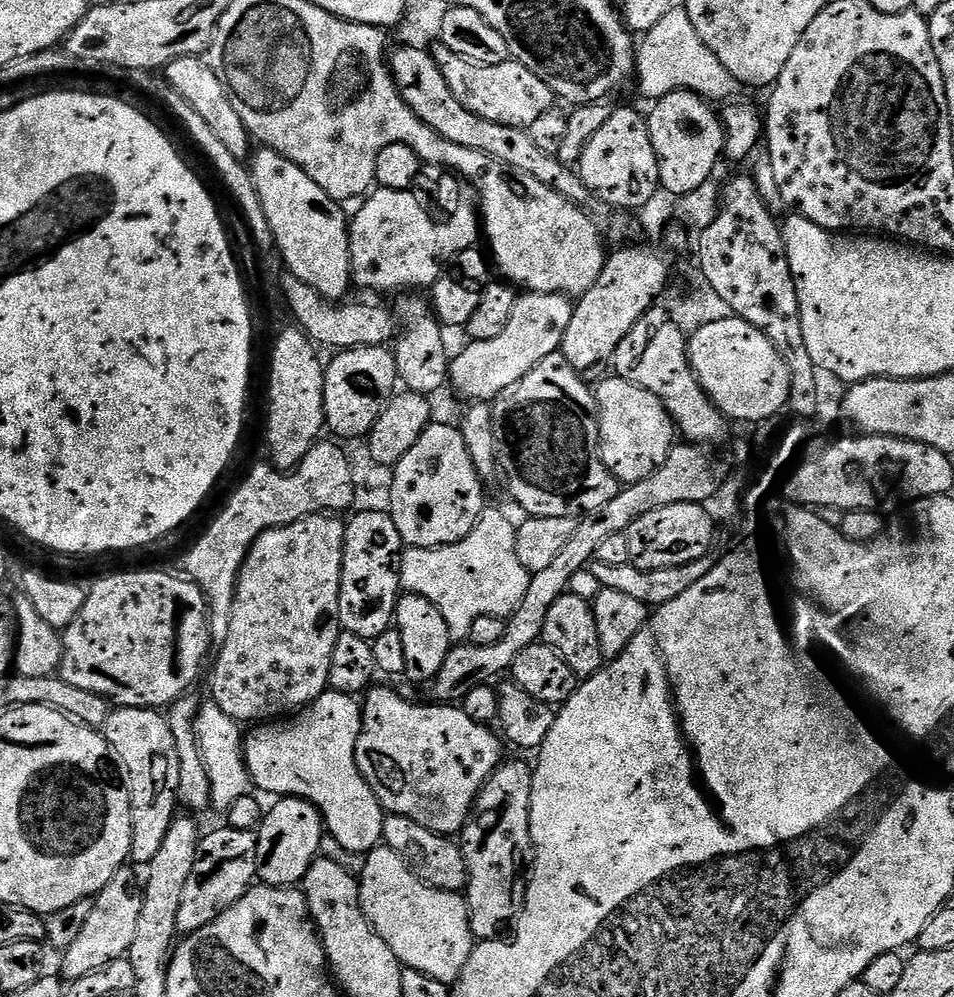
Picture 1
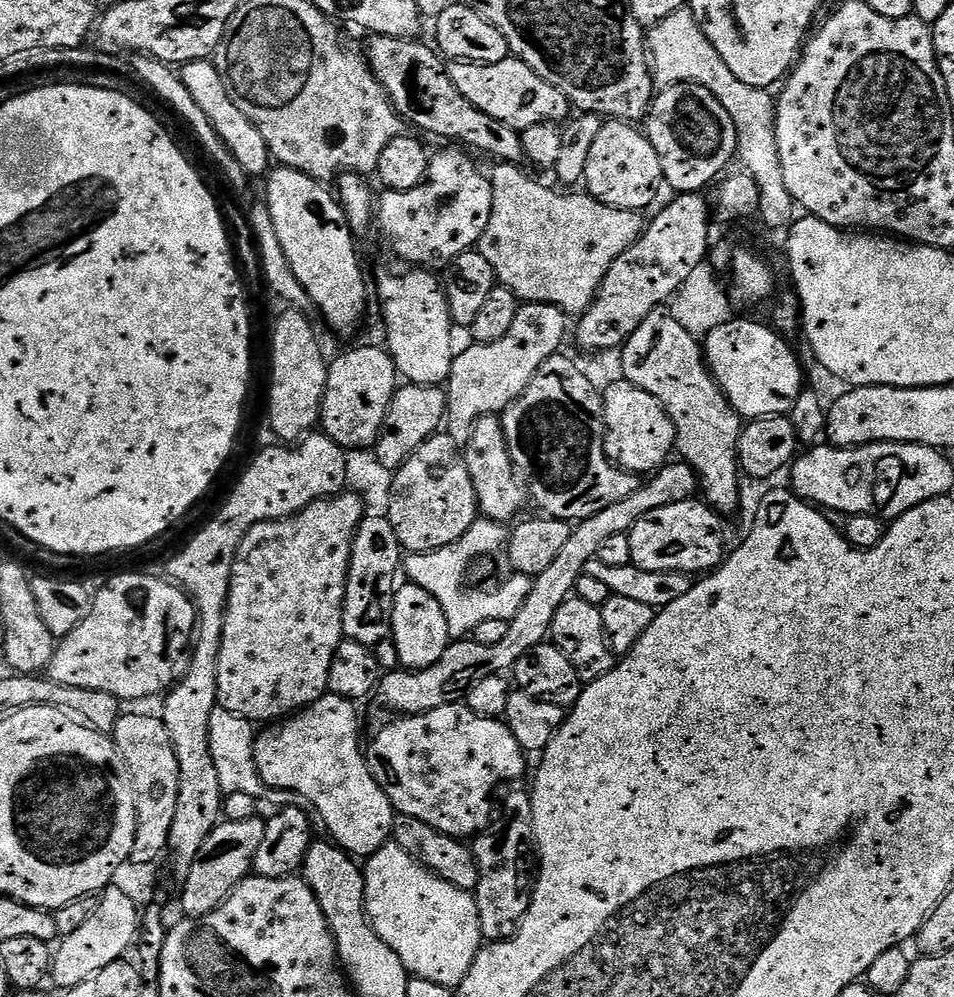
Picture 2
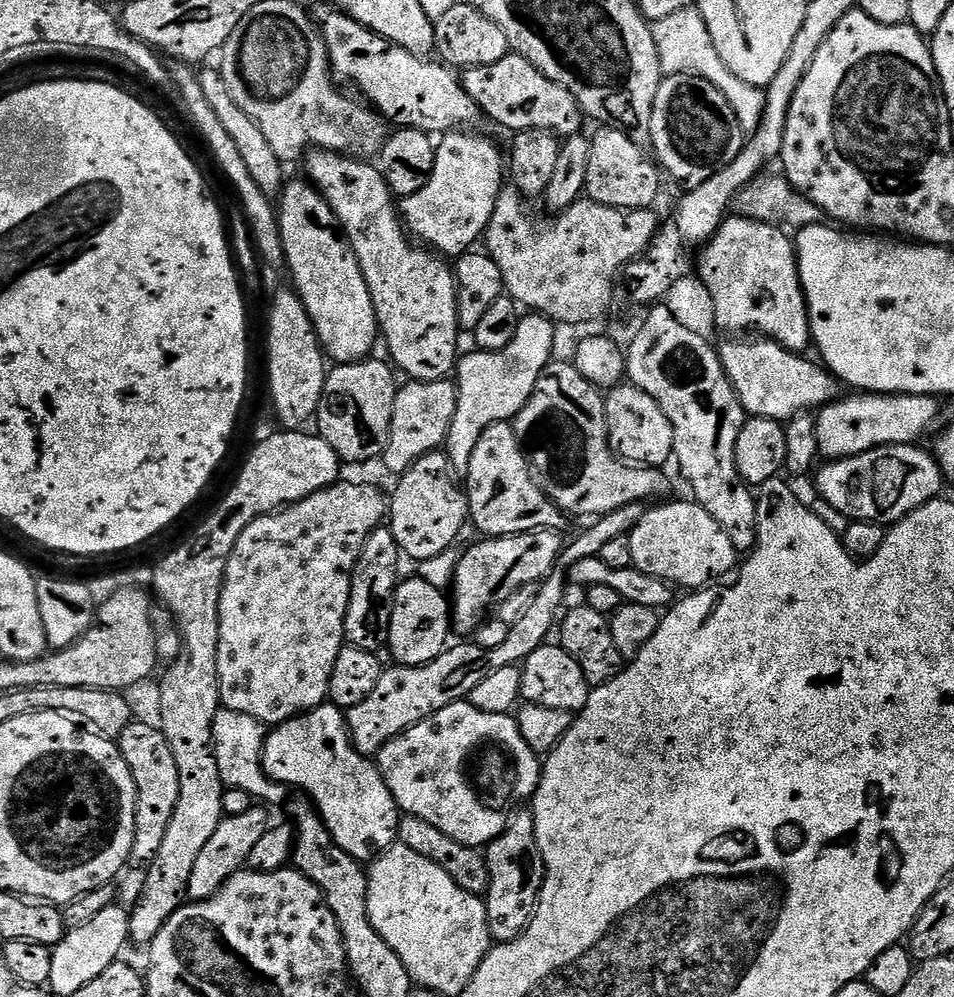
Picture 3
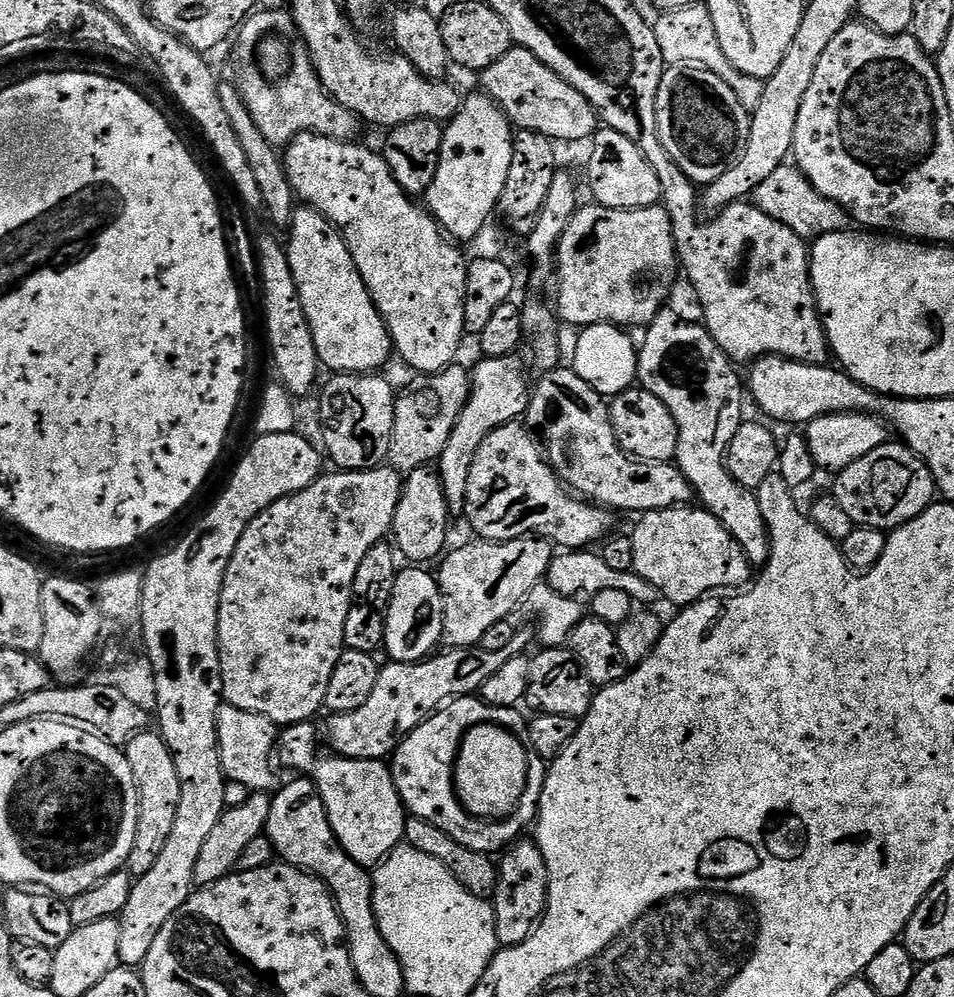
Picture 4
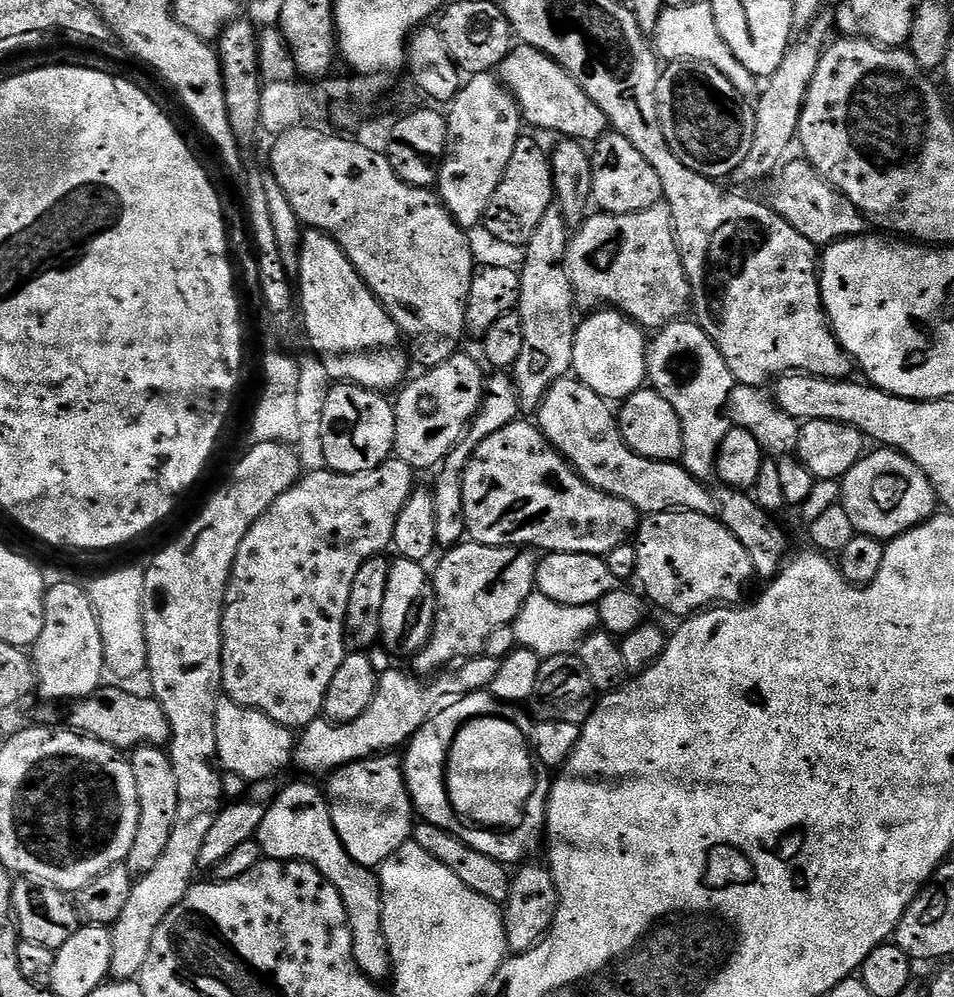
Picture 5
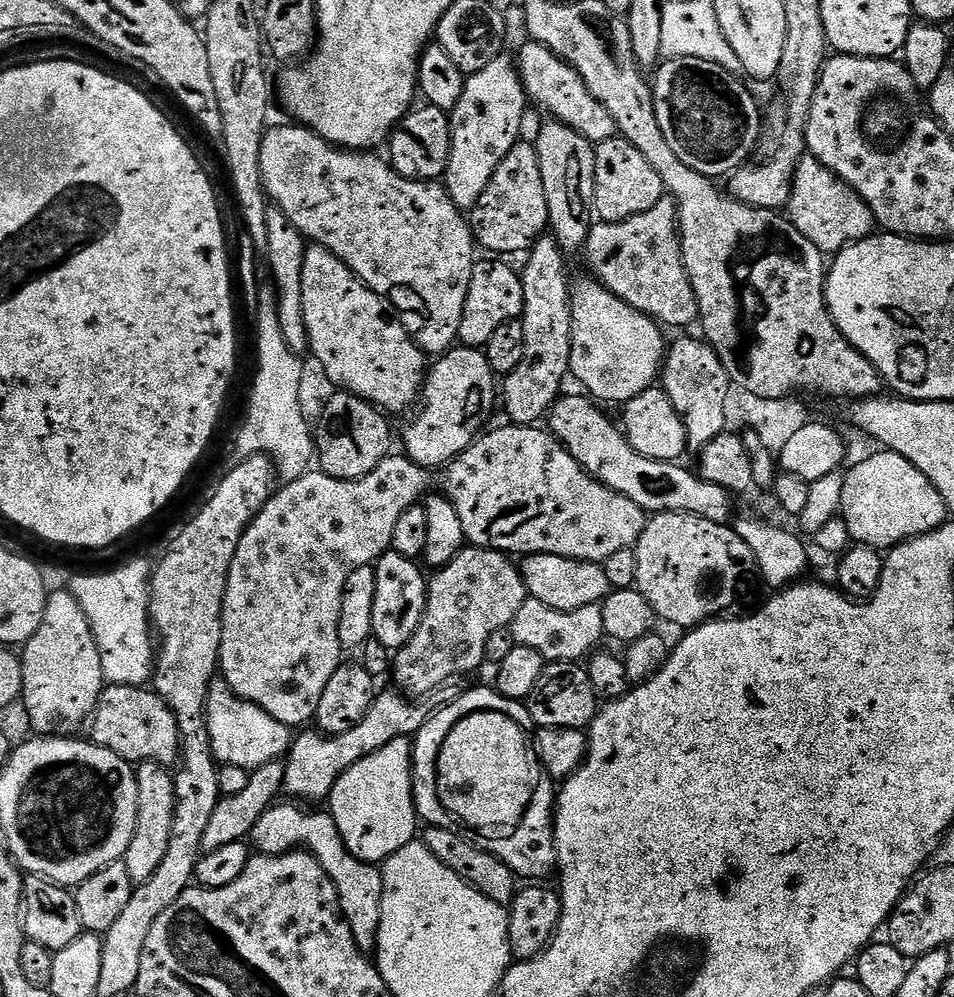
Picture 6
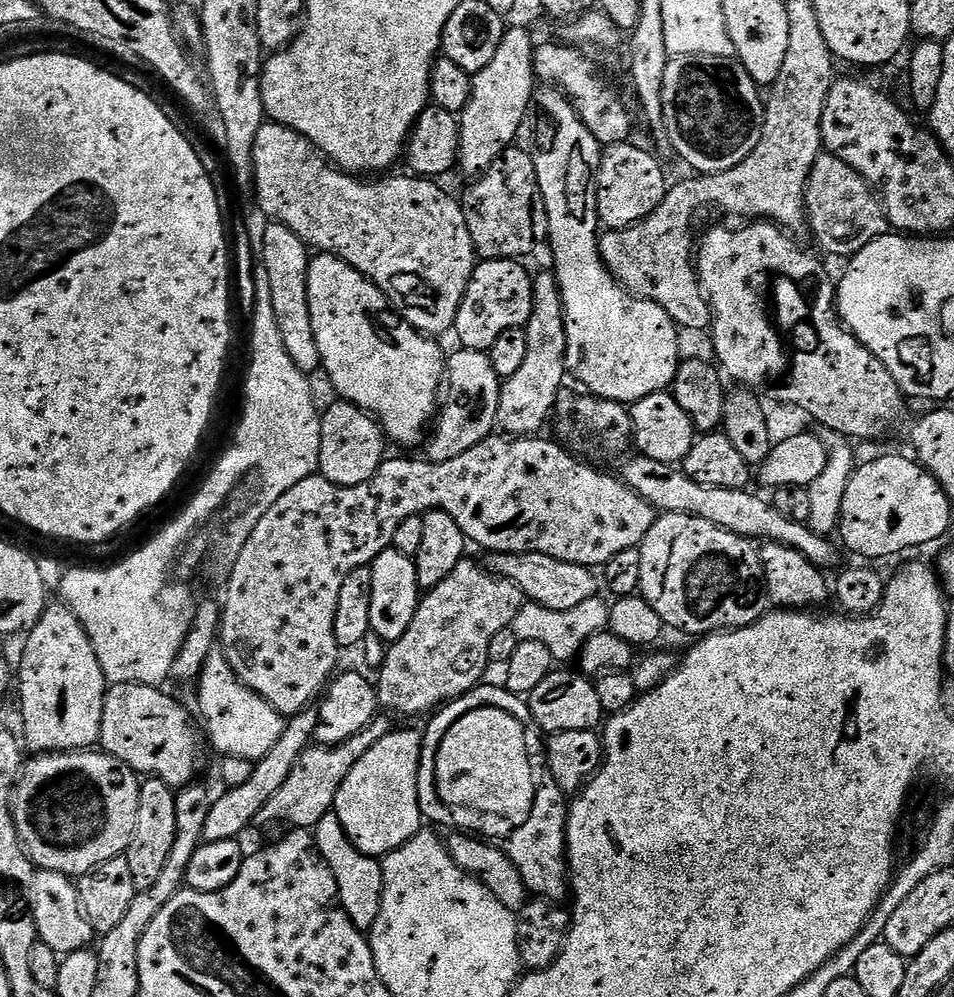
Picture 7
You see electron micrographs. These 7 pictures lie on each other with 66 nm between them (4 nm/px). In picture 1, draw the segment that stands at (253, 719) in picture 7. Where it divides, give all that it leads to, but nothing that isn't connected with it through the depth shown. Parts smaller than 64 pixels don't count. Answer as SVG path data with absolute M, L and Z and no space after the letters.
M211 702L201 703L200 713L196 715L196 741L206 766L206 774L210 774L211 807L217 808L220 814L226 814L234 802L243 796L251 796L254 792L252 776L246 766L244 757L245 733L240 732L241 721L230 718L218 705Z

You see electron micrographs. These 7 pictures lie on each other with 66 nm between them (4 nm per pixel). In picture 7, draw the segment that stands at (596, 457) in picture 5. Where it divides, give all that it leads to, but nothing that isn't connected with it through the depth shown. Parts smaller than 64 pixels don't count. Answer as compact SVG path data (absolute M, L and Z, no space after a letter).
M633 455L633 460L624 464L622 479L646 502L650 502L663 514L673 512L674 514L686 514L697 516L706 522L714 522L722 530L730 530L739 536L753 542L769 542L782 544L798 550L811 563L821 570L828 570L832 559L836 556L836 548L829 537L810 530L807 524L799 524L786 514L778 514L778 510L767 499L755 496L752 490L739 488L738 490L726 490L726 486L701 486L694 482L694 478L686 478L686 474L675 464L666 462L654 462L654 458Z

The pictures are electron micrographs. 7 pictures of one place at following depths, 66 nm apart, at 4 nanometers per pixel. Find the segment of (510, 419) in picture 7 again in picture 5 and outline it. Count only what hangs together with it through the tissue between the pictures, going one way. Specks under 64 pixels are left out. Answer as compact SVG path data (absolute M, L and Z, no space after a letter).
M553 206L546 210L546 214L542 214L542 222L538 222L534 234L530 234L528 243L523 245L522 248L524 261L518 264L520 273L518 311L522 318L522 354L518 354L518 362L510 370L510 375L516 389L516 397L520 403L521 413L524 414L535 413L550 390L550 386L554 386L554 382L565 379L572 372L574 338L576 337L578 316L572 313L572 308L574 309L574 293L568 272L564 268L569 239L570 226L566 222L560 207Z

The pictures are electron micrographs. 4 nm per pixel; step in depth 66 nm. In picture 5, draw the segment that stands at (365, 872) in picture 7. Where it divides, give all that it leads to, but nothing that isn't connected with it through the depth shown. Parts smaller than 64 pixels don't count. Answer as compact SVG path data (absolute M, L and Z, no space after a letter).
M300 788L281 808L279 803L273 802L266 810L266 818L262 818L262 826L258 826L254 839L267 859L301 860L314 866L314 870L338 890L342 906L346 906L358 970L374 981L387 981L392 974L392 963L386 934L382 930L380 877L373 869L354 862L354 858L346 854L346 846L342 846L338 830L334 830L327 795L321 789L319 792L316 788Z

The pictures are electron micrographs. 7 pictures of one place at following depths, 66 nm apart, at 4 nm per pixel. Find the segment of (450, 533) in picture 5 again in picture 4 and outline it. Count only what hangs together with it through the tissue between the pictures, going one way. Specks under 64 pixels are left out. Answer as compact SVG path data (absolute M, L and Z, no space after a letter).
M513 354L502 358L484 358L480 365L471 369L472 389L470 398L454 426L454 434L442 446L438 461L438 471L442 482L442 494L446 494L446 506L453 517L464 516L466 502L466 482L470 482L470 469L474 467L474 454L478 446L498 430L498 426L519 421L527 413L530 399L530 380L524 373L524 364L519 355Z

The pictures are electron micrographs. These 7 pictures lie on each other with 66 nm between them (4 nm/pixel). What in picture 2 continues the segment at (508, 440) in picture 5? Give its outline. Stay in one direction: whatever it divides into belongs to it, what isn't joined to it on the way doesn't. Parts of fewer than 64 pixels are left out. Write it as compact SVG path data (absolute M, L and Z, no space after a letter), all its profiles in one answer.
M483 416L476 423L470 442L466 446L466 459L470 478L474 482L479 515L489 520L515 521L521 515L519 512L524 500L526 504L526 488L518 479L516 467L512 465L504 429L496 416Z

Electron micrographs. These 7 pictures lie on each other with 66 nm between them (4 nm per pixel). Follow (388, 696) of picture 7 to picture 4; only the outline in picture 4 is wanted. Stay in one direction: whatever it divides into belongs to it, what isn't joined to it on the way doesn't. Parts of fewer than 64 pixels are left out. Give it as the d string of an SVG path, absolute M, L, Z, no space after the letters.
M523 536L504 544L479 538L473 541L473 544L464 544L452 553L449 551L439 561L438 579L444 611L442 644L448 650L475 649L480 645L482 634L486 634L490 626L498 626L498 622L509 619L513 615L511 612L521 607L530 592L538 588L548 575L554 555L553 545L539 536Z

